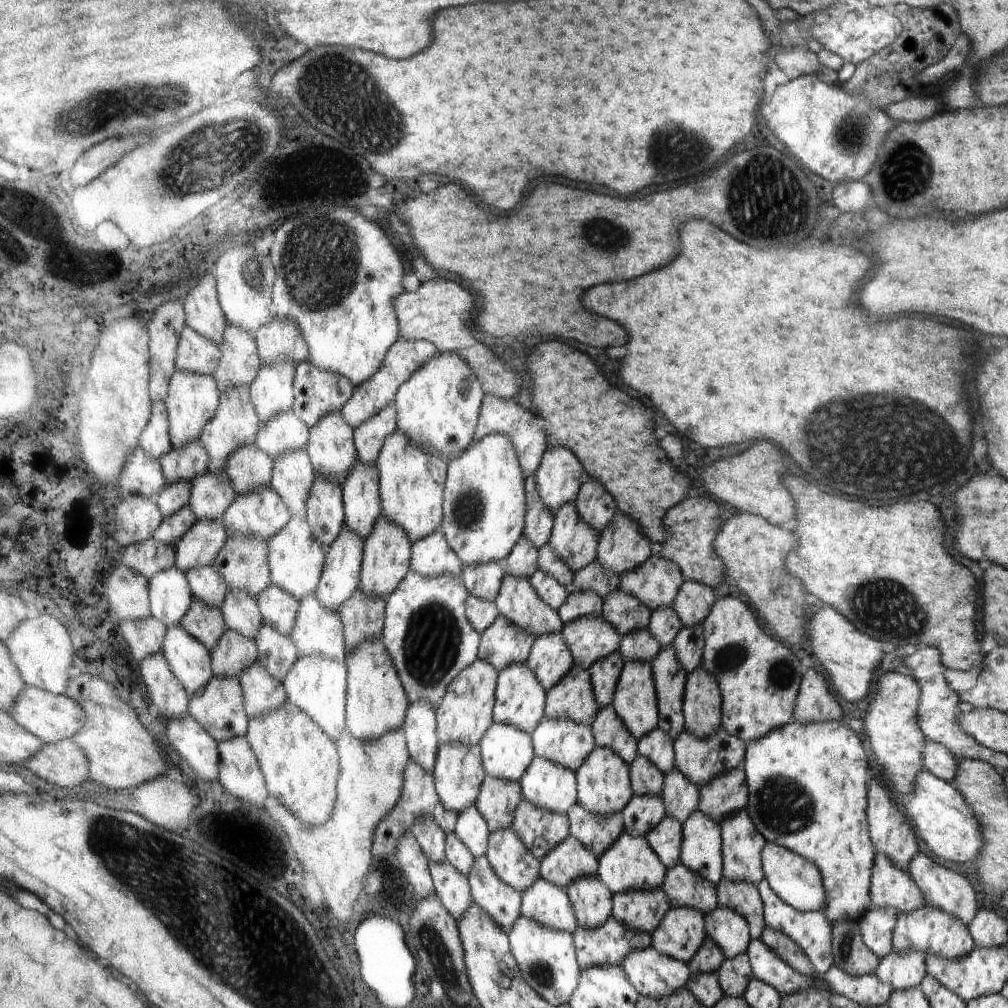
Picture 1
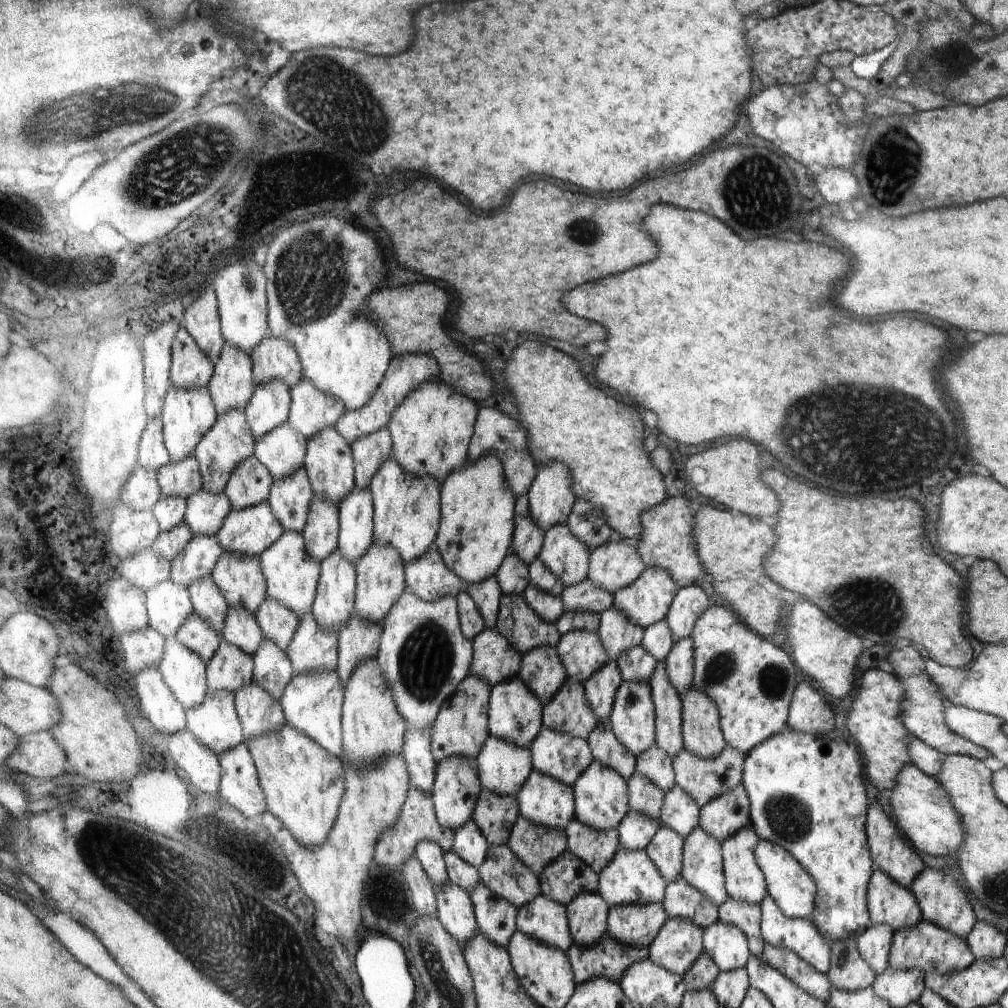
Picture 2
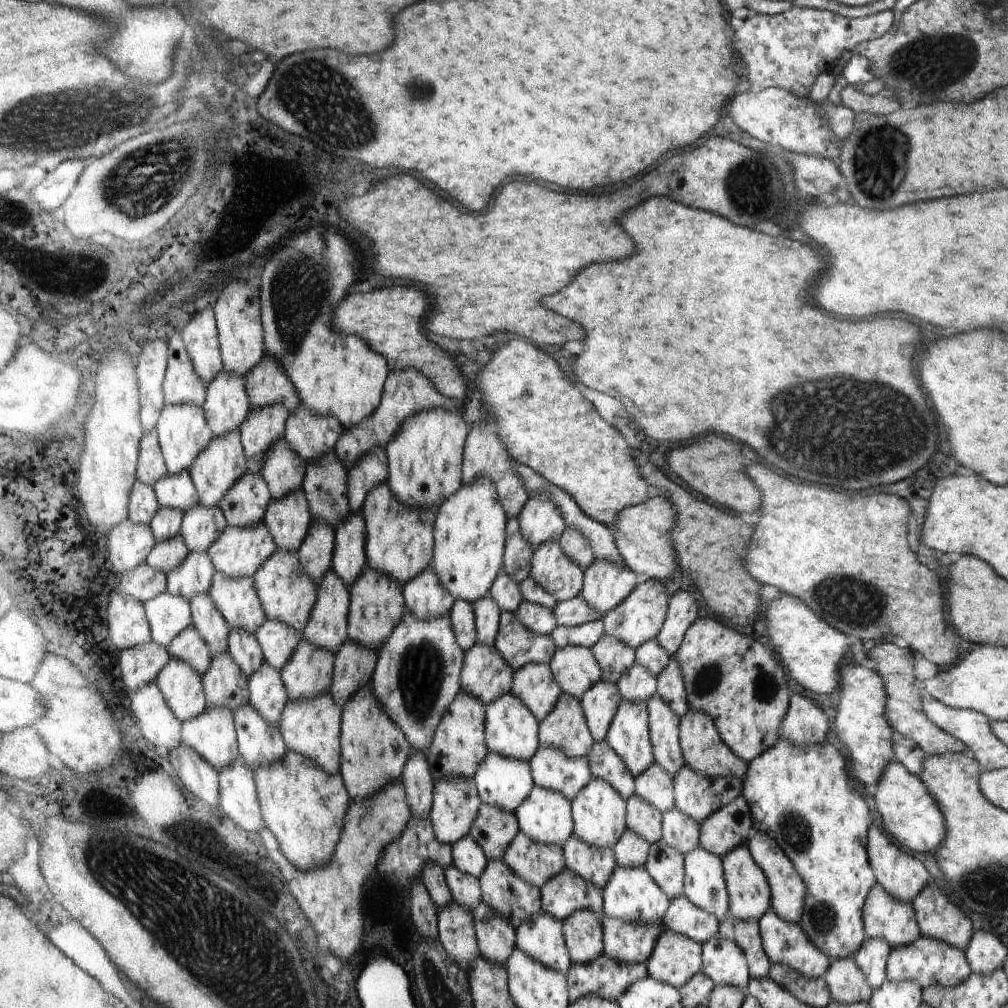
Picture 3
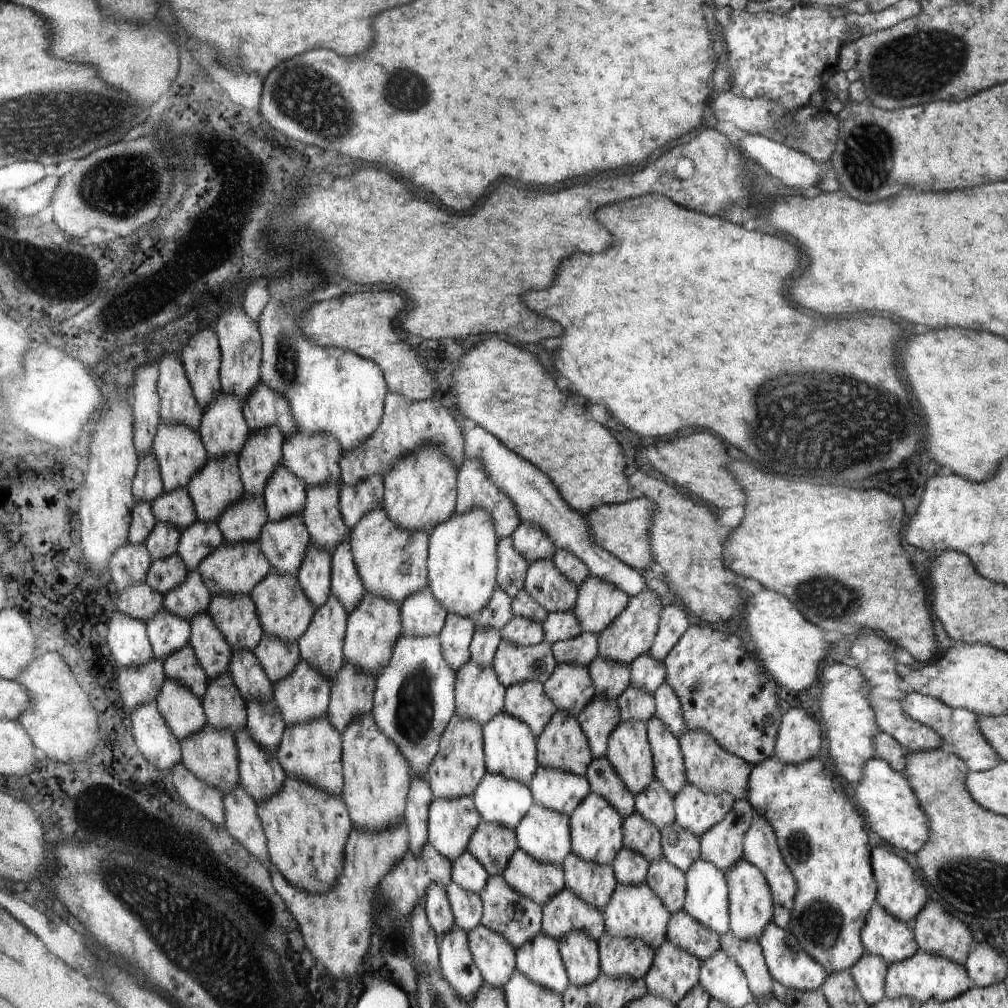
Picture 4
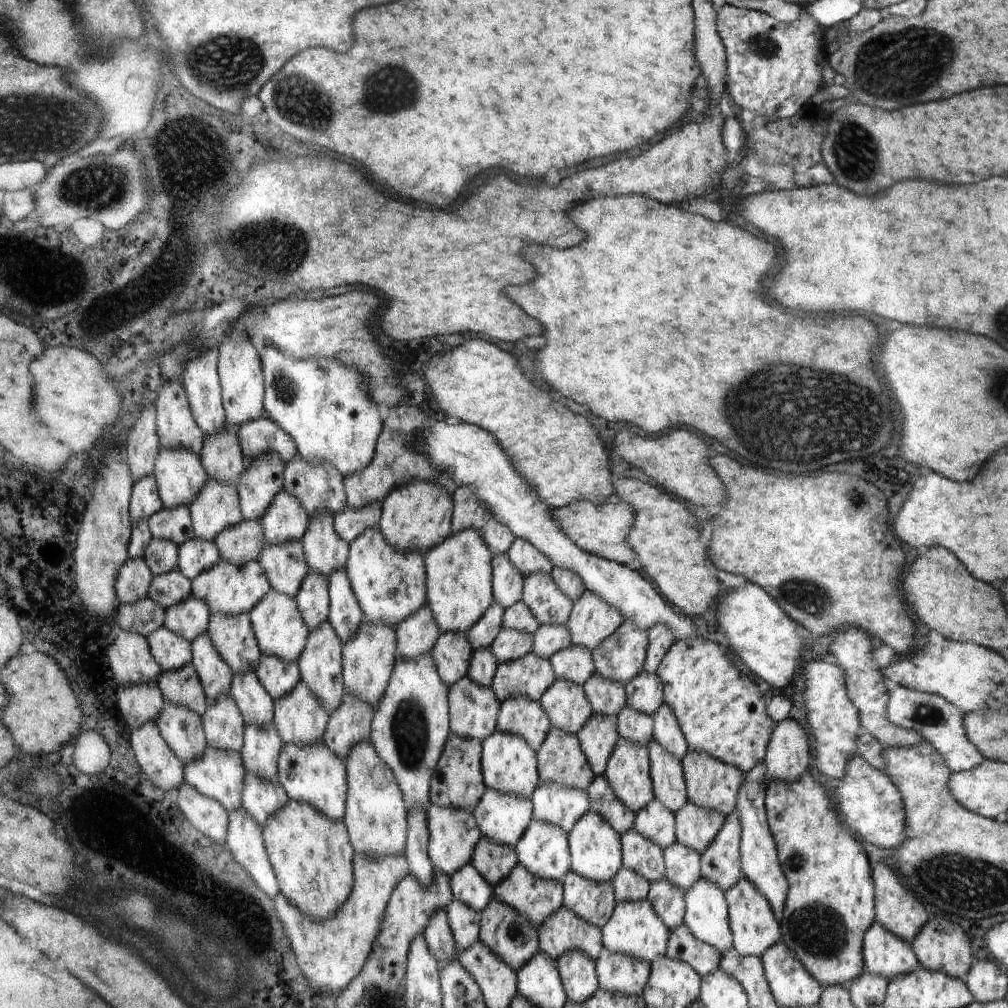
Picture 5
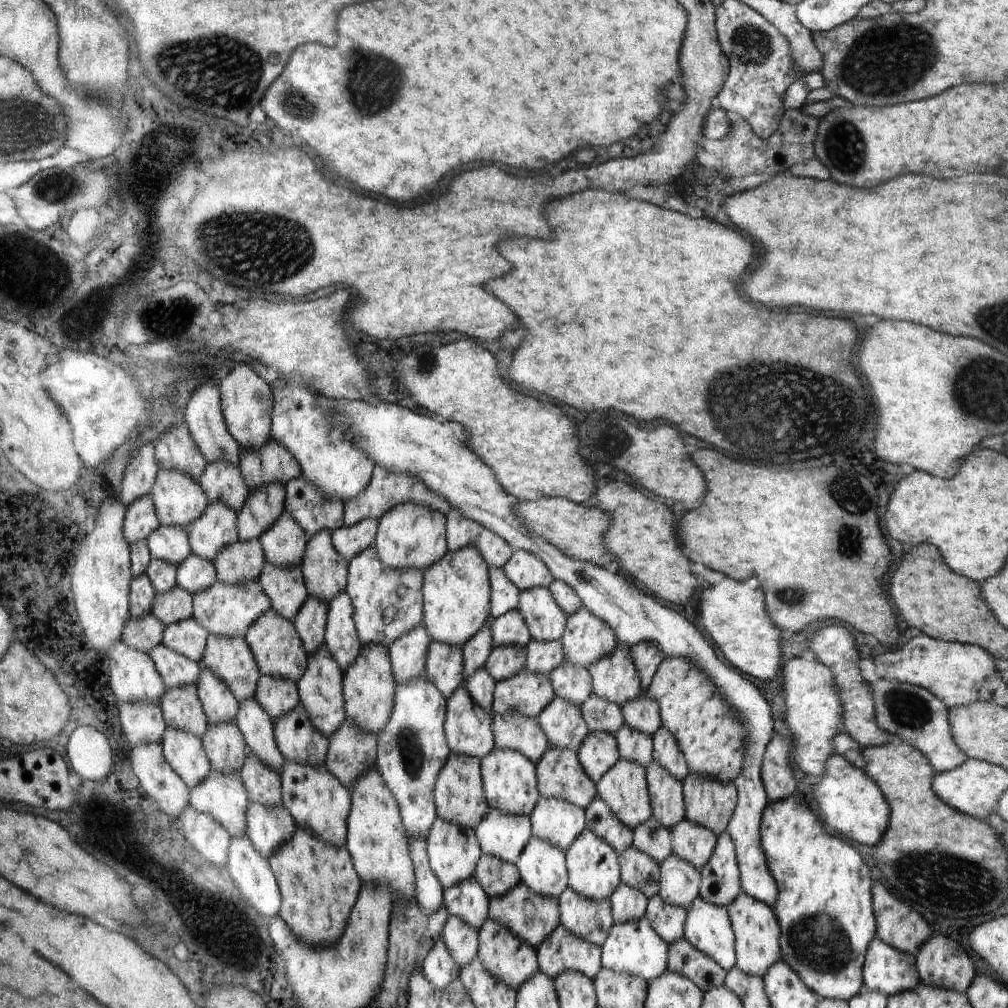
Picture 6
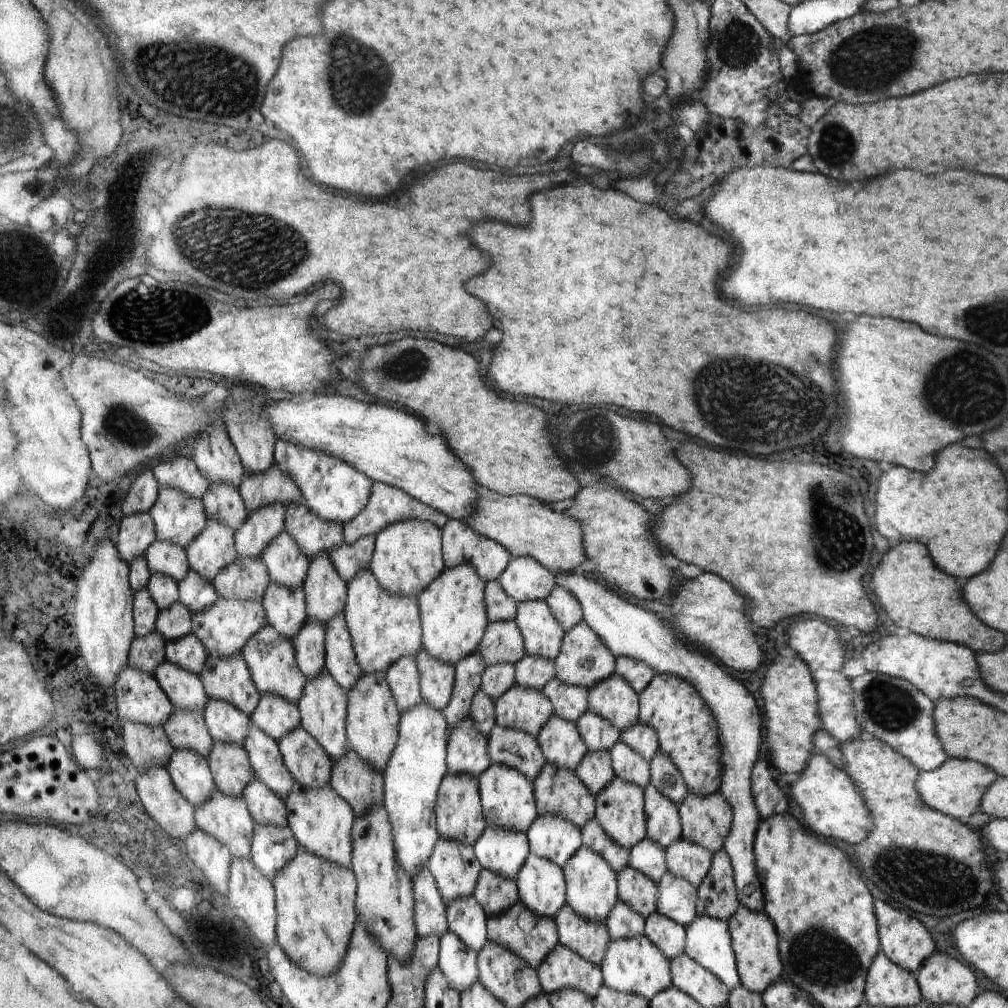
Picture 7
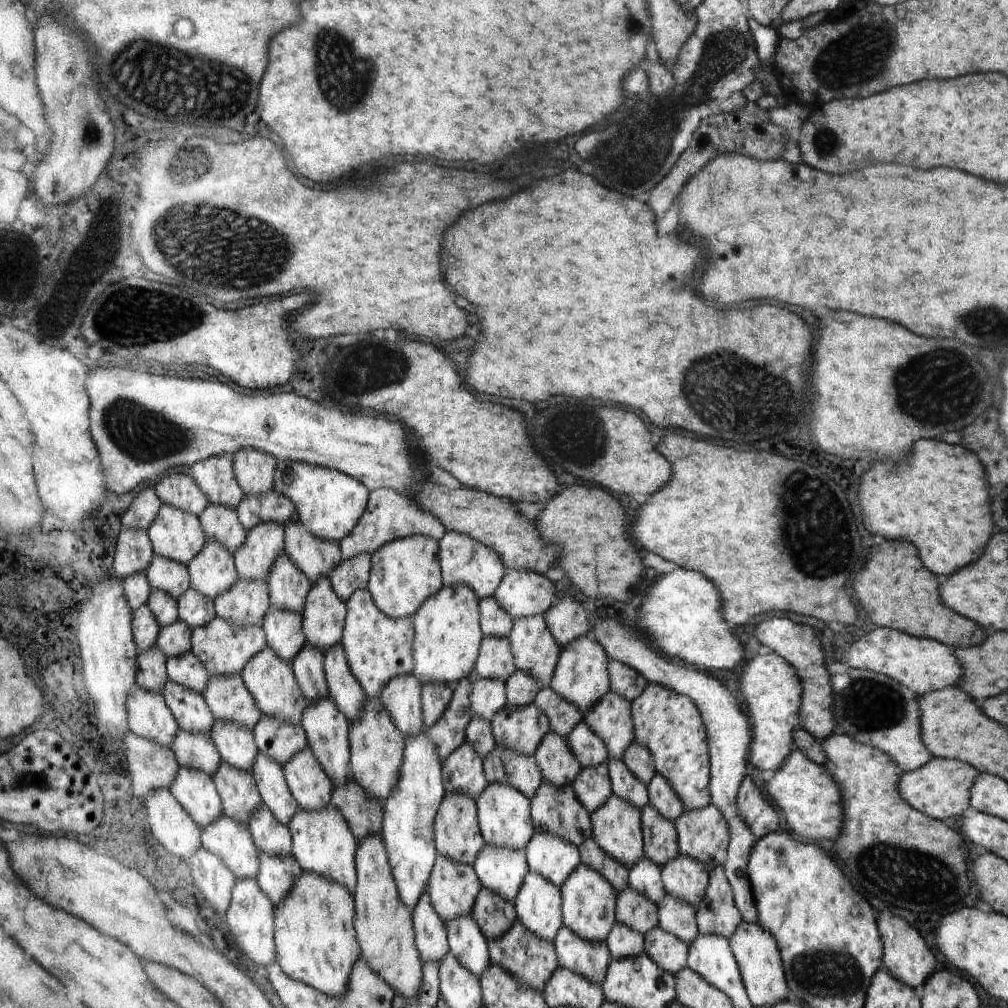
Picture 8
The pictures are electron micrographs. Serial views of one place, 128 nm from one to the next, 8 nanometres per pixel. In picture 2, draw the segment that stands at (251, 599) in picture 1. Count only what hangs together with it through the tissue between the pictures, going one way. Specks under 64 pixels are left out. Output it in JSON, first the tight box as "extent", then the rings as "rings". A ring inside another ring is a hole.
{"extent":[222,607,265,656],"rings":[[[231,607],[222,633],[234,646],[253,656],[265,640],[255,613],[244,607]]]}

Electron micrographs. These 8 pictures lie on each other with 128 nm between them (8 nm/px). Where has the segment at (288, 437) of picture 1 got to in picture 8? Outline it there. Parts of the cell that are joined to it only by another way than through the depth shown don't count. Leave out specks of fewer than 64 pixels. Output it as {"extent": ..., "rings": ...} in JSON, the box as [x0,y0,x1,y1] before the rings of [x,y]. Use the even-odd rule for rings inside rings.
{"extent":[266,552,312,612],"rings":[[[285,552],[272,563],[266,581],[274,607],[301,612],[312,584]]]}

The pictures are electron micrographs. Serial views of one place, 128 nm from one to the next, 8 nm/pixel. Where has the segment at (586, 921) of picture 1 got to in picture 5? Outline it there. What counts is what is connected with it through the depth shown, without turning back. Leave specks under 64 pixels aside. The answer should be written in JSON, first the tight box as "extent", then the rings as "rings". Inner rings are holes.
{"extent":[556,949,600,1004],"rings":[[[572,949],[556,961],[568,1001],[580,1004],[600,988],[596,962],[584,951]]]}

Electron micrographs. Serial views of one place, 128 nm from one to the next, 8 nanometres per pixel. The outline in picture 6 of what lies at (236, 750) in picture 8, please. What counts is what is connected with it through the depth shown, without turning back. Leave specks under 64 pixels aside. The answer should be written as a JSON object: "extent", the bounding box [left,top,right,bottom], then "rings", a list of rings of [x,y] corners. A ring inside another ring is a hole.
{"extent":[199,662,239,723],"rings":[[[200,662],[203,671],[199,680],[199,694],[212,723],[234,721],[239,702],[230,685],[208,665]]]}

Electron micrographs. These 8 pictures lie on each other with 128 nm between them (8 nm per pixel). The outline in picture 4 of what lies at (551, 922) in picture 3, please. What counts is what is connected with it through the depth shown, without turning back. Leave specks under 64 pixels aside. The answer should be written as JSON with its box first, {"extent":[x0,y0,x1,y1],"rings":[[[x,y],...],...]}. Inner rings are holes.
{"extent":[515,930,570,995],"rings":[[[544,930],[526,946],[518,948],[518,952],[515,952],[515,965],[516,969],[535,983],[558,994],[564,995],[569,988],[570,982],[560,958],[558,942],[552,936],[546,936]]]}

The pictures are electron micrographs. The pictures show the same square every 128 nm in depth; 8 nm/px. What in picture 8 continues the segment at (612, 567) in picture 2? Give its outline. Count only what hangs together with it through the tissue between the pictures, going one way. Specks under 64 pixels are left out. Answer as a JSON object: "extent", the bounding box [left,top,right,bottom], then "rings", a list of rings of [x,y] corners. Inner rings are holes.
{"extent":[551,631,609,718],"rings":[[[591,631],[584,634],[582,638],[576,638],[568,642],[561,650],[561,658],[554,670],[551,688],[562,698],[570,700],[572,704],[578,706],[582,712],[582,718],[586,712],[596,706],[609,693],[609,656],[606,655],[605,648],[597,642]]]}

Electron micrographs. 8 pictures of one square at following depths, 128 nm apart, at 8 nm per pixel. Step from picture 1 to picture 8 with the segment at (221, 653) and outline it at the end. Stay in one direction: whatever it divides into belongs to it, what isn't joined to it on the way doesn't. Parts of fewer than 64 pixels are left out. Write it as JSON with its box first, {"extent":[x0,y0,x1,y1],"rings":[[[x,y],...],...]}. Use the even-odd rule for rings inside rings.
{"extent":[214,762,262,824],"rings":[[[223,762],[214,778],[225,803],[225,814],[247,824],[247,820],[256,809],[261,809],[262,804],[253,773]]]}

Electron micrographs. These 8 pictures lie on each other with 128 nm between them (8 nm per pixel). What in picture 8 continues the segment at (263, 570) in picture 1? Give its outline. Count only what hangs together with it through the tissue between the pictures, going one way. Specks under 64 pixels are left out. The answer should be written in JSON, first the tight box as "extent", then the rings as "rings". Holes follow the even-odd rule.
{"extent":[203,673,261,730],"rings":[[[240,673],[212,675],[203,695],[217,720],[236,721],[250,730],[260,721],[261,710]]]}

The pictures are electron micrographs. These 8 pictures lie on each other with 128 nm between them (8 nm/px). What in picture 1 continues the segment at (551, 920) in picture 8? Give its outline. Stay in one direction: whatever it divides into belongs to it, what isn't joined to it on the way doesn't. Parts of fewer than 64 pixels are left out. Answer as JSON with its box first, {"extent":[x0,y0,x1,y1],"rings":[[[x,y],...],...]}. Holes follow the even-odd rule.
{"extent":[519,756,576,813],"rings":[[[535,756],[533,759],[534,766],[525,770],[519,780],[522,800],[550,812],[567,813],[576,802],[576,772],[544,757]]]}

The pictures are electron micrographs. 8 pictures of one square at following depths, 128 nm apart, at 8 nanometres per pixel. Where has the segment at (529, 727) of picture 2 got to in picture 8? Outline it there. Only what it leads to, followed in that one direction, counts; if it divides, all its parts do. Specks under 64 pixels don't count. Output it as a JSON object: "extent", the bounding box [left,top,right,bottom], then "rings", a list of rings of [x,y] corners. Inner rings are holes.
{"extent":[475,782,535,850],"rings":[[[492,782],[475,802],[485,846],[495,845],[512,850],[525,850],[535,832],[530,816],[530,799],[526,798],[522,791],[504,782]]]}

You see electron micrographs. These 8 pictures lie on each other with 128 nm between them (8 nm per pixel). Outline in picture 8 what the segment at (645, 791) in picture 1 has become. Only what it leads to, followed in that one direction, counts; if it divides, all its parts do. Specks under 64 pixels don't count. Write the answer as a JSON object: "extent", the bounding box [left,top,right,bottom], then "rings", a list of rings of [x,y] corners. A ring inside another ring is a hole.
{"extent":[617,885,658,937],"rings":[[[630,885],[617,896],[617,924],[645,937],[658,926],[657,906]]]}

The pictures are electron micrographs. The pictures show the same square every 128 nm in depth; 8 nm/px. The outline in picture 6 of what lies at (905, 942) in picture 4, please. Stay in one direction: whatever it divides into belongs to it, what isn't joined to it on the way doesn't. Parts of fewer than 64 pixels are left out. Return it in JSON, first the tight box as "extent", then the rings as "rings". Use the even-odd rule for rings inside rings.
{"extent":[863,937,920,997],"rings":[[[880,937],[870,941],[863,964],[864,987],[885,992],[889,997],[912,990],[920,982],[914,954],[898,950]]]}

